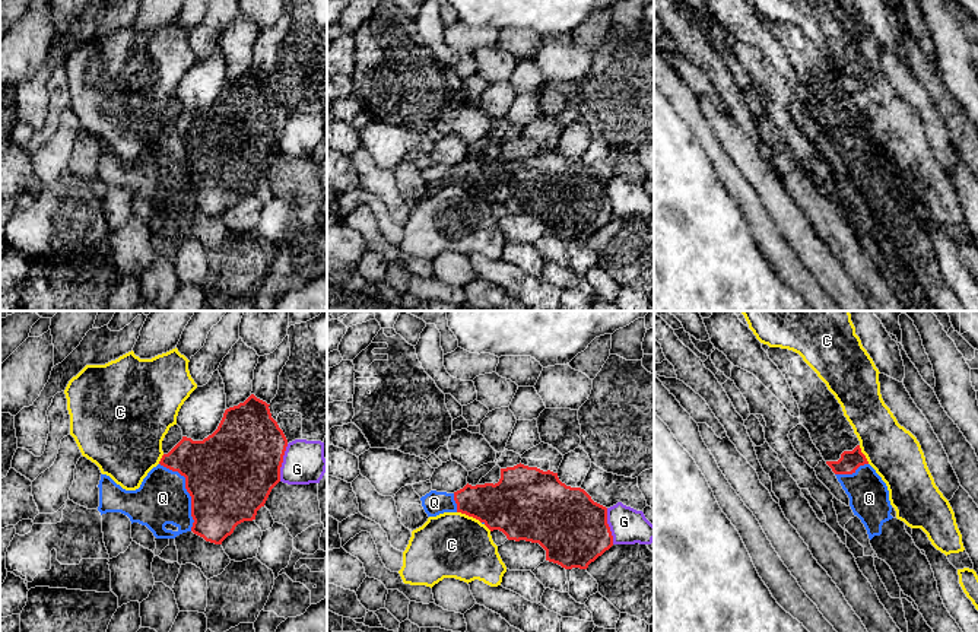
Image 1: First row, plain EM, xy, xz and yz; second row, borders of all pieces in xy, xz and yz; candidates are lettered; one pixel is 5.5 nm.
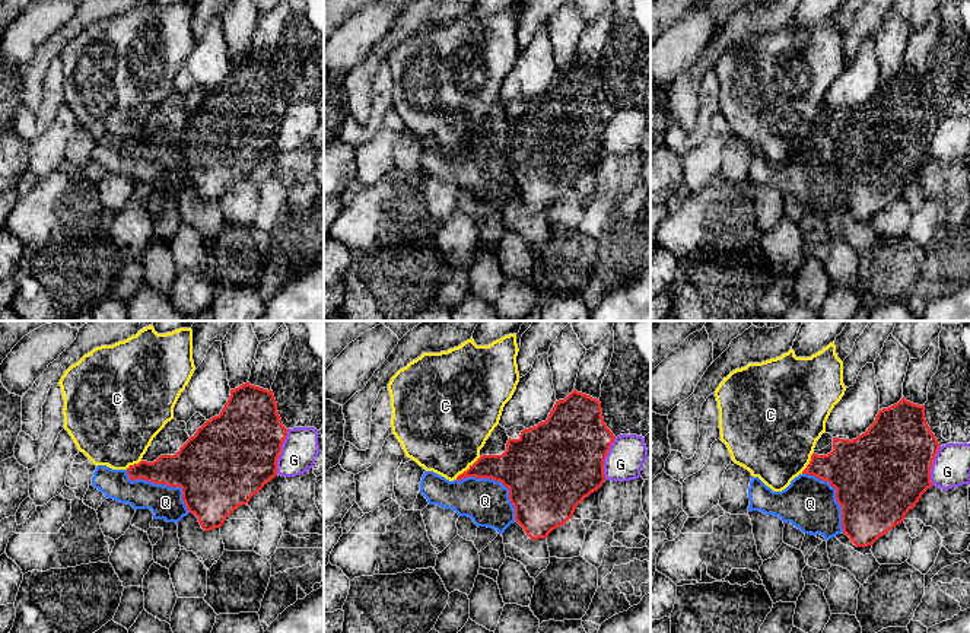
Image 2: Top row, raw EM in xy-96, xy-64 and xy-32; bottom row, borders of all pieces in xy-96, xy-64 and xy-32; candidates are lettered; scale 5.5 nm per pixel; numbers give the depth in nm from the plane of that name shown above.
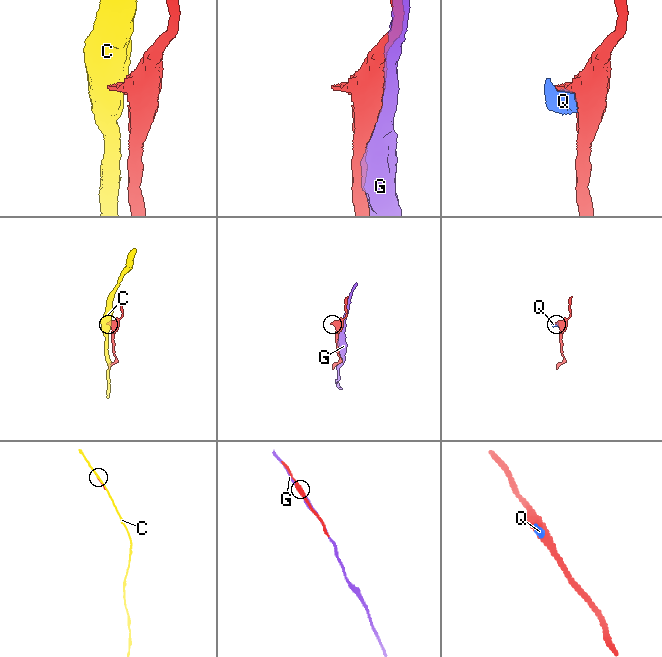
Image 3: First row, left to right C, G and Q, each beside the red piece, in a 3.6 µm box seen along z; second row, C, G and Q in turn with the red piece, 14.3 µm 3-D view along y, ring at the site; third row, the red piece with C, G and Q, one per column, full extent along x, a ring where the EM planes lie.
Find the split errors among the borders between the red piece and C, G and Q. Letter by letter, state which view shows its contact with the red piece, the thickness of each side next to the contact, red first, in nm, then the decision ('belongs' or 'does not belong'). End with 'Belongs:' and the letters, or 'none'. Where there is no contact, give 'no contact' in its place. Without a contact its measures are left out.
C: meets red in xz; 320 nm thick on the red side, 360 nm on the other; does not belong
G: meets red in xy; 460 nm thick on the red side, 240 nm on the other; does not belong
Q: meets red in xy; 480 nm thick on the red side, 280 nm on the other; does not belong
Belongs: none

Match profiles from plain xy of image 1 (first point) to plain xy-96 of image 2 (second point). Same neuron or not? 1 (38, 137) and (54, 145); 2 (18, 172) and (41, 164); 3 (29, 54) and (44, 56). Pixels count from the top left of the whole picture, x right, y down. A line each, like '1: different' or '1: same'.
1: different
2: different
3: different

